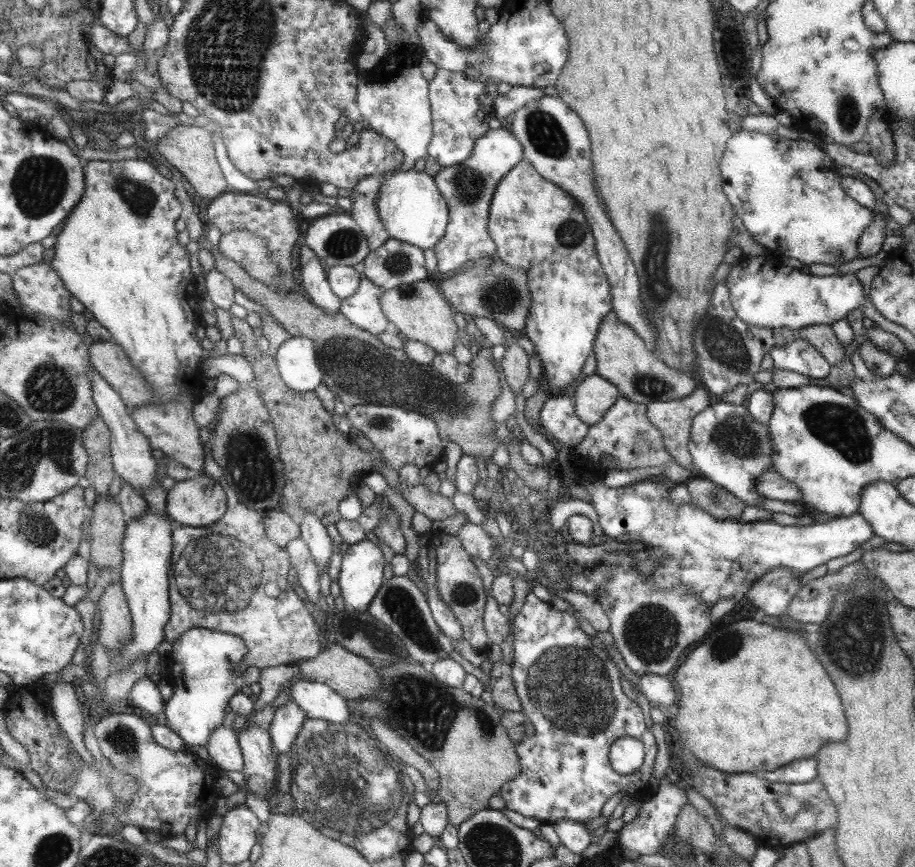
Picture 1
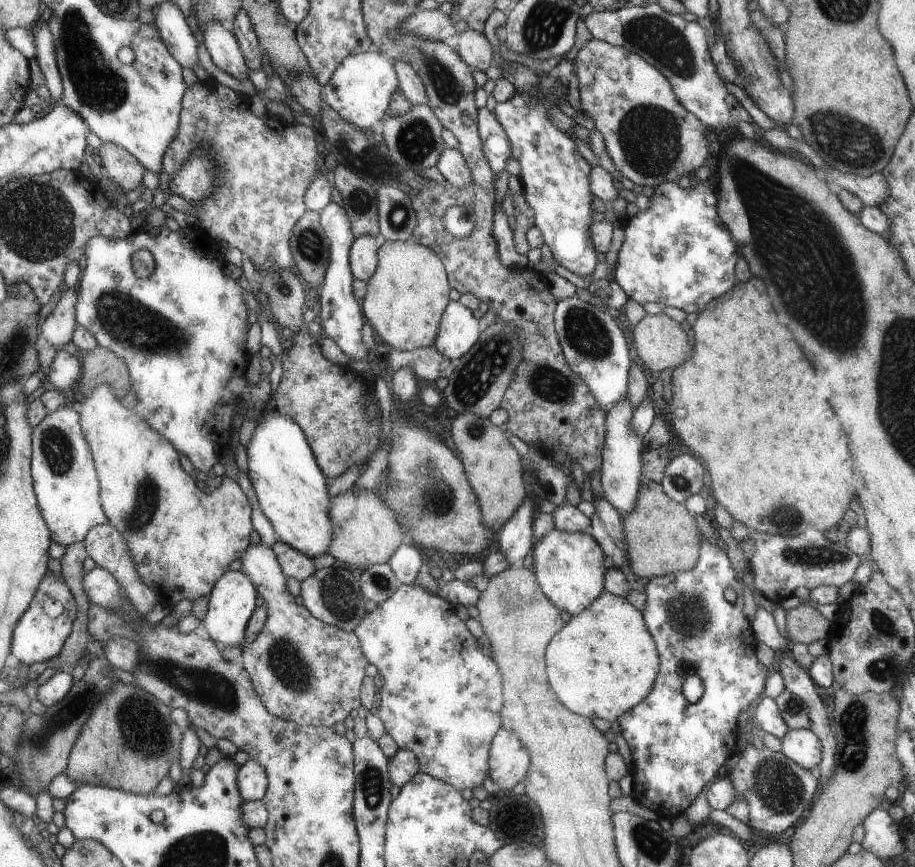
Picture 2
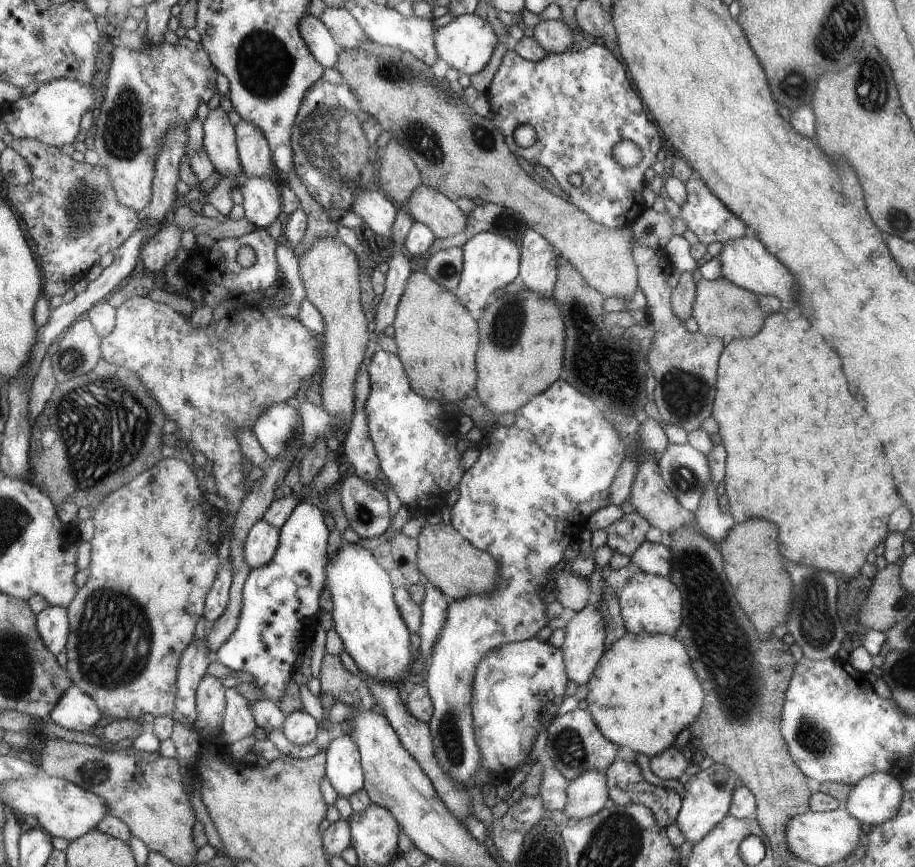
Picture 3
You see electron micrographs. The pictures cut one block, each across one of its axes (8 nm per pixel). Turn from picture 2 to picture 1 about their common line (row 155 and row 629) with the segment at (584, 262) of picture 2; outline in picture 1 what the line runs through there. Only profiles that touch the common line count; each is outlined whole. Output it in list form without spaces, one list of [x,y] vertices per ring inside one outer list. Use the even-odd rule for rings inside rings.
[[[528,592],[527,596],[525,596],[525,603],[519,608],[516,615],[512,617],[512,622],[510,622],[510,634],[513,638],[512,662],[506,671],[511,680],[514,681],[515,692],[522,704],[520,711],[524,714],[526,721],[528,721],[533,727],[533,736],[524,736],[522,740],[516,744],[520,763],[522,764],[522,770],[517,777],[511,779],[509,783],[506,783],[505,786],[502,786],[501,789],[499,789],[498,795],[503,798],[505,807],[513,809],[515,812],[522,813],[524,817],[536,818],[541,823],[552,824],[558,818],[569,818],[579,823],[583,823],[586,820],[589,820],[589,818],[597,818],[597,816],[601,816],[601,806],[603,806],[605,801],[609,800],[609,798],[611,798],[616,792],[629,795],[634,794],[638,798],[643,798],[644,794],[637,793],[637,790],[641,790],[641,788],[649,788],[647,782],[649,782],[649,774],[651,774],[651,766],[653,766],[653,758],[655,758],[655,750],[657,750],[657,746],[655,746],[655,740],[653,740],[651,732],[649,732],[649,730],[645,728],[645,724],[643,724],[643,714],[641,714],[641,710],[639,710],[639,708],[635,706],[635,703],[629,700],[627,696],[623,696],[621,686],[619,686],[619,672],[617,672],[615,664],[609,660],[609,656],[605,656],[605,654],[597,654],[599,650],[595,650],[595,648],[591,646],[591,640],[589,640],[589,638],[577,628],[575,618],[573,618],[571,614],[565,614],[565,612],[557,612],[557,610],[553,610],[553,608],[549,606],[549,603],[545,604],[545,602],[537,600],[531,592]],[[621,737],[633,738],[634,740],[641,742],[644,748],[644,757],[641,766],[635,770],[635,772],[631,772],[631,774],[617,774],[611,769],[611,766],[609,766],[609,756],[607,756],[607,753],[609,753],[609,747],[617,738]]]

